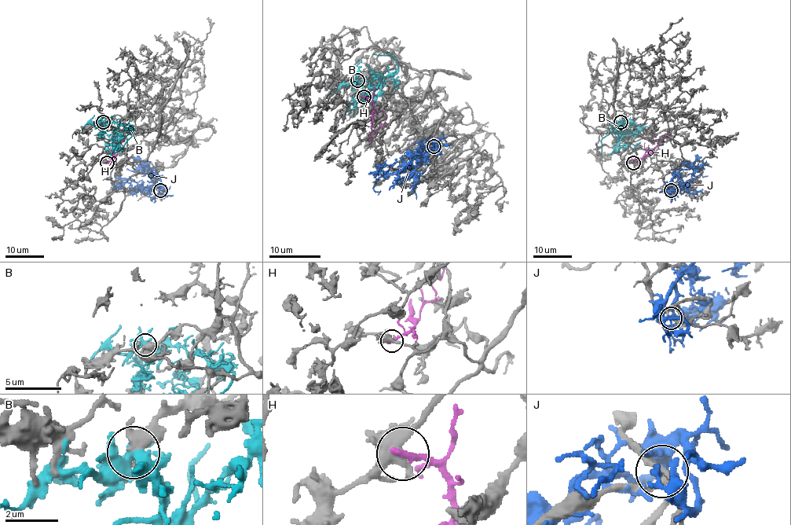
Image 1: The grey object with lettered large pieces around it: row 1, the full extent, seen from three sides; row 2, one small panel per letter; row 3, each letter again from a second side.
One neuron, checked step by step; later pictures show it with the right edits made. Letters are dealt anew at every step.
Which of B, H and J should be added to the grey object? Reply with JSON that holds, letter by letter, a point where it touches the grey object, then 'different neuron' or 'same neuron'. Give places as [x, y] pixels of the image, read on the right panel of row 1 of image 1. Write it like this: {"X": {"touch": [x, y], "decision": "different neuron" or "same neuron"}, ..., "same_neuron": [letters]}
{"B": {"touch": [620, 122], "decision": "different neuron"}, "H": {"touch": [633, 163], "decision": "different neuron"}, "J": {"touch": [671, 190], "decision": "different neuron"}, "same_neuron": []}

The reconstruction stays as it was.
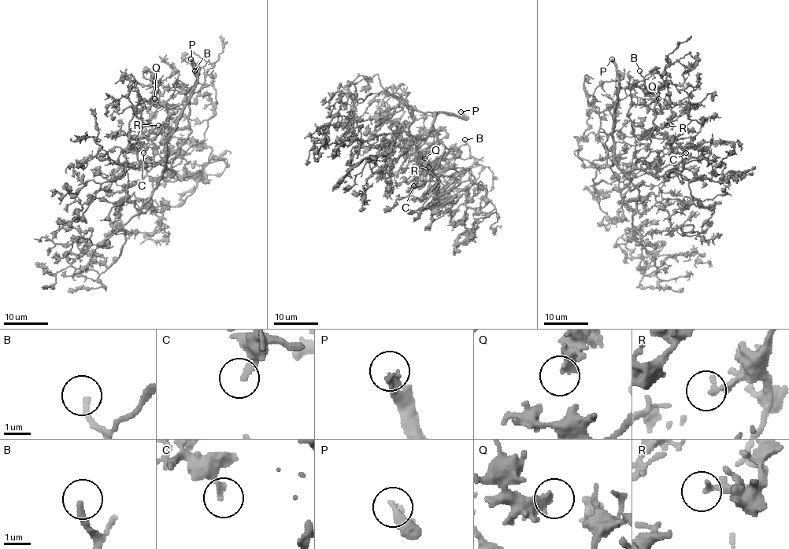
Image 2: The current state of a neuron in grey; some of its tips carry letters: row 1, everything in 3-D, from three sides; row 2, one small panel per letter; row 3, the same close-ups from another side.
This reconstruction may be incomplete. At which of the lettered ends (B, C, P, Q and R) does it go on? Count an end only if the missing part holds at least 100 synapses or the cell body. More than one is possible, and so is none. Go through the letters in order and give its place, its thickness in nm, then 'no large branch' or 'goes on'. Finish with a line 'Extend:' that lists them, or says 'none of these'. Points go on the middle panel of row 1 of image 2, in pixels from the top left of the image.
B: place (464, 139); calibre 200 nm; goes on
C: place (413, 186); calibre 180 nm; no large branch
P: place (461, 112); calibre 240 nm; goes on
Q: place (424, 158); calibre 220 nm; no large branch
R: place (428, 167); calibre 220 nm; no large branch
Extend: B, P

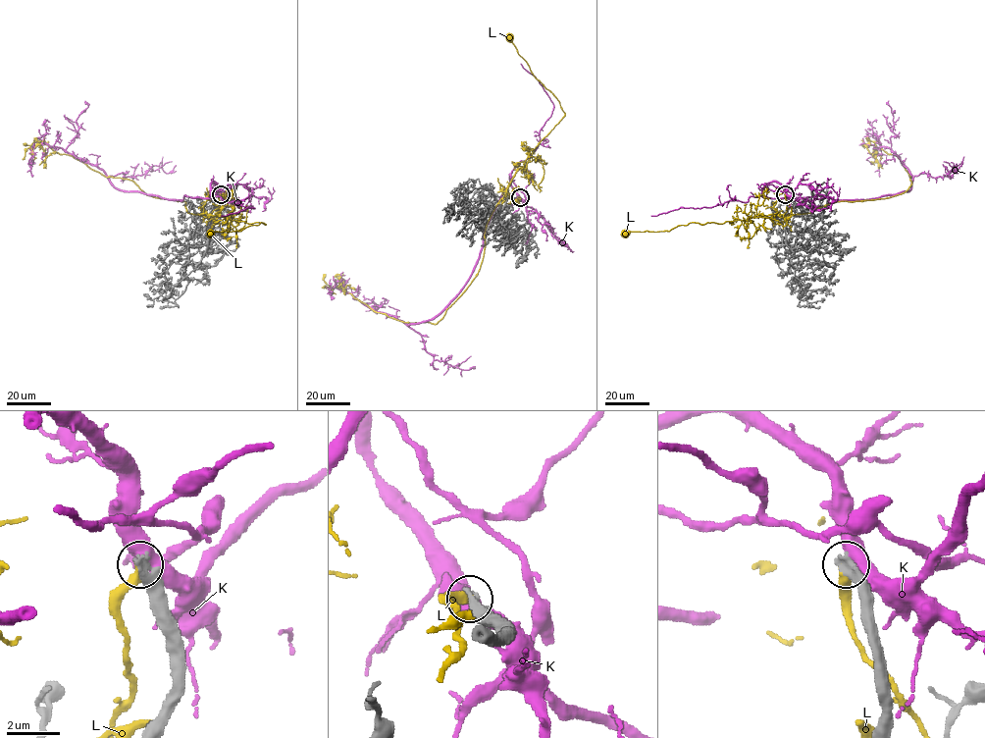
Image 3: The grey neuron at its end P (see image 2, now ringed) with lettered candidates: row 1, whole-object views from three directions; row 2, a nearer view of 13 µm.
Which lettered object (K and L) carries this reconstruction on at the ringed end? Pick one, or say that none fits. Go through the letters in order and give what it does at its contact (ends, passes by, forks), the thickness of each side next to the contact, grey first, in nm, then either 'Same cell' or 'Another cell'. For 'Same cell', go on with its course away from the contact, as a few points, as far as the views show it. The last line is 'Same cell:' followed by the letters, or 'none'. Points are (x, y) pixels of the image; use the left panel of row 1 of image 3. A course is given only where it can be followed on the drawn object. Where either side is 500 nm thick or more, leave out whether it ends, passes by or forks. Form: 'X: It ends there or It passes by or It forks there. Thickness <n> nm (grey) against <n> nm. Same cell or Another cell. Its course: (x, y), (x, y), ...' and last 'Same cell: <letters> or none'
K: Thickness 550 nm (grey) against 500 nm. Another cell
L: It ends there. Thickness 440 nm (grey) against 400 nm. Another cell
Same cell: none

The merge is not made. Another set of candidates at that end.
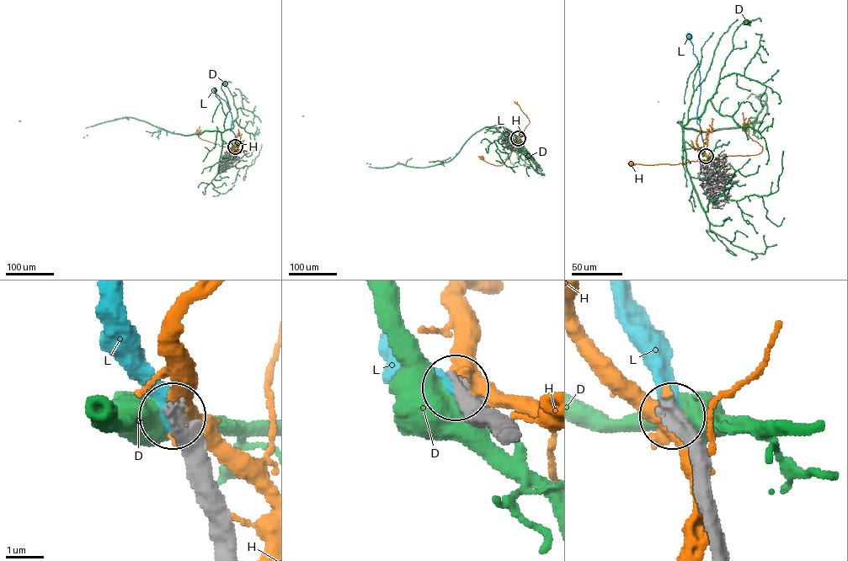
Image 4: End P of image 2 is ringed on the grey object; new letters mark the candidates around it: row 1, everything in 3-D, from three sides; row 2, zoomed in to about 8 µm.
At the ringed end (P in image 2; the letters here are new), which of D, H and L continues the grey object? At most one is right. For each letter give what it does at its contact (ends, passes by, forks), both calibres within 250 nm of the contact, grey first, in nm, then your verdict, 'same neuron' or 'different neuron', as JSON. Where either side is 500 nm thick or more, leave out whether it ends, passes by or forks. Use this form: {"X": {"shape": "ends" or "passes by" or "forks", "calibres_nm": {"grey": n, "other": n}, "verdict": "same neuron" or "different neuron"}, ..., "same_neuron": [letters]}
{"D": {"calibres_nm": {"grey": 500, "other": 500}, "verdict": "different neuron"}, "H": {"calibres_nm": {"grey": 500, "other": 500}, "verdict": "different neuron"}, "L": {"shape": "ends", "calibres_nm": {"grey": 400, "other": 440}, "verdict": "same neuron"}, "same_neuron": ["L"]}

